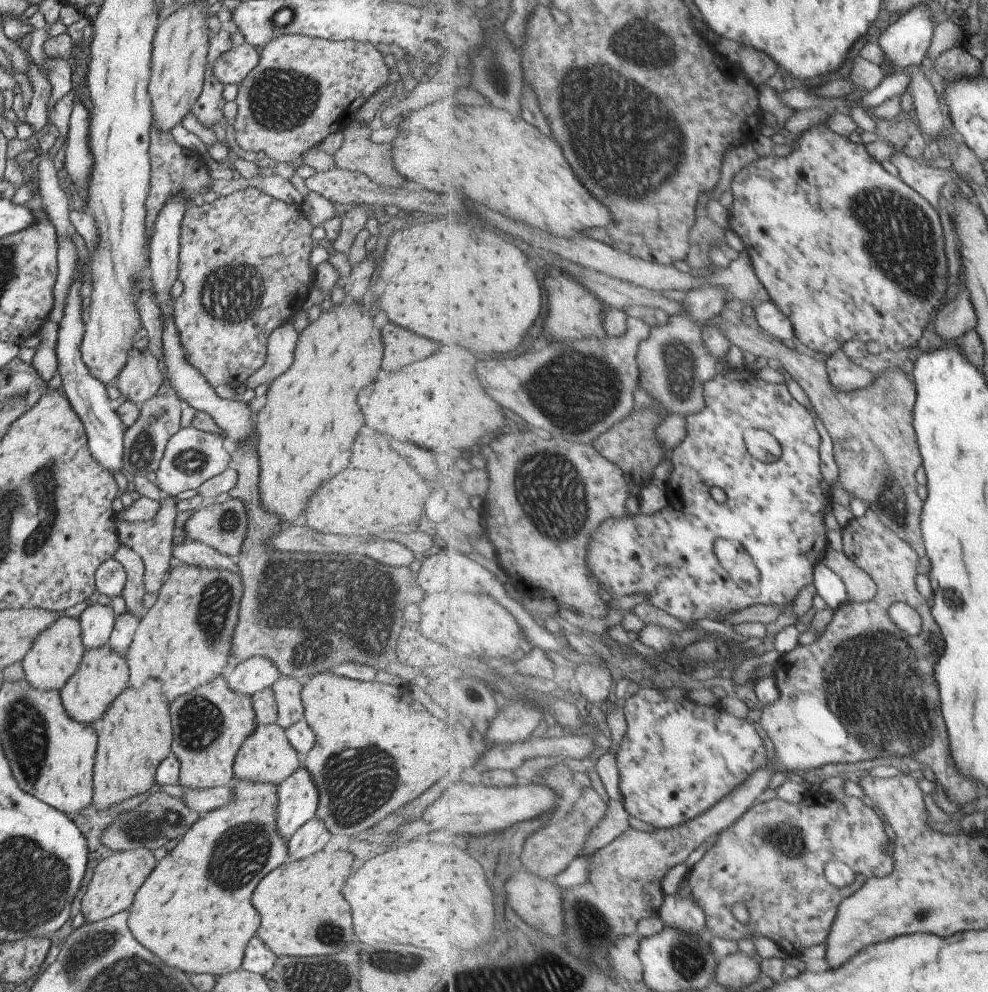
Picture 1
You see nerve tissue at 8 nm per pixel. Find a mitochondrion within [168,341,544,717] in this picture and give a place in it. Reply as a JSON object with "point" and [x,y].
{"point":[359,603]}

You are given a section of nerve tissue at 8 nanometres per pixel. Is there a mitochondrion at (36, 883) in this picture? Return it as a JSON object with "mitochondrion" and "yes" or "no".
{"mitochondrion":"yes"}

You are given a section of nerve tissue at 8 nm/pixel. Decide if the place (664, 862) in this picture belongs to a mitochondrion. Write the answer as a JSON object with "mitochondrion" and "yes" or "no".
{"mitochondrion":"no"}

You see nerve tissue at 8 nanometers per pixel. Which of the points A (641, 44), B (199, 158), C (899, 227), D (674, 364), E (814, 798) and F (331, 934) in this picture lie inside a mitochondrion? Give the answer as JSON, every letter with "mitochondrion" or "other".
{"A":"mitochondrion","B":"other","C":"mitochondrion","D":"mitochondrion","E":"other","F":"mitochondrion"}

